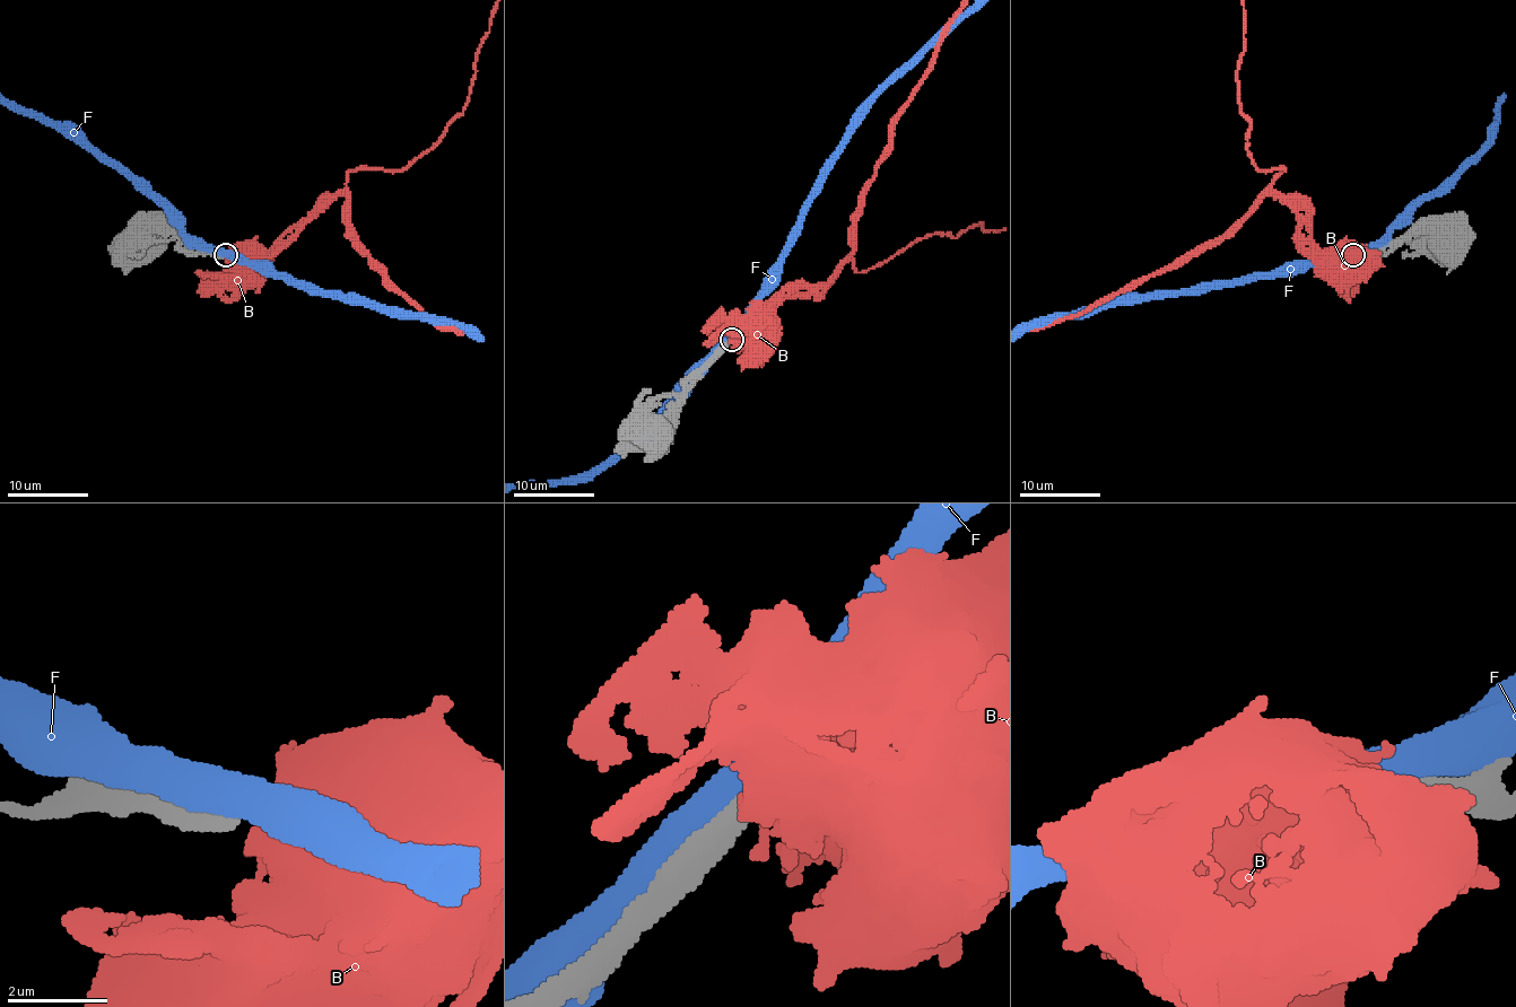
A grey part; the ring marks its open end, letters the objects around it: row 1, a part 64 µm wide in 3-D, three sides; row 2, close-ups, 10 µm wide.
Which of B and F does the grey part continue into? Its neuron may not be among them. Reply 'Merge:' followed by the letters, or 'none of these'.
Merge: none of these

